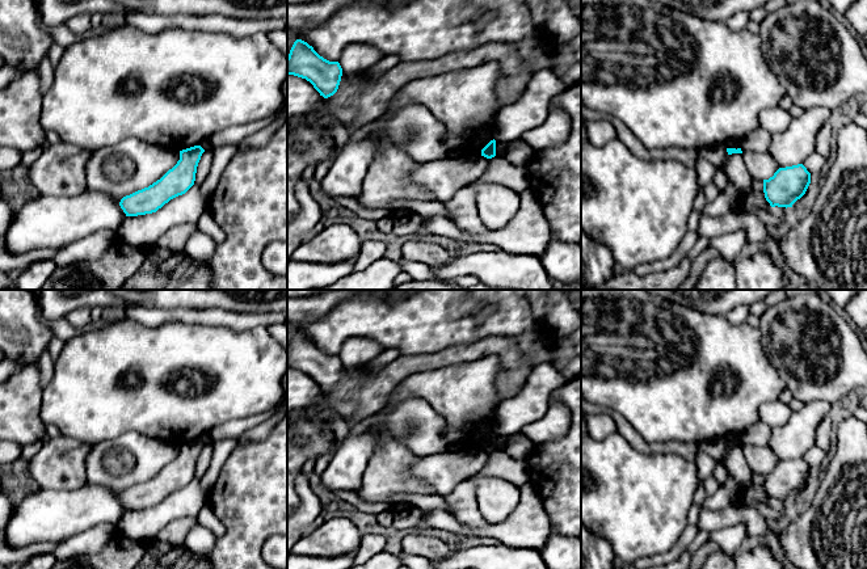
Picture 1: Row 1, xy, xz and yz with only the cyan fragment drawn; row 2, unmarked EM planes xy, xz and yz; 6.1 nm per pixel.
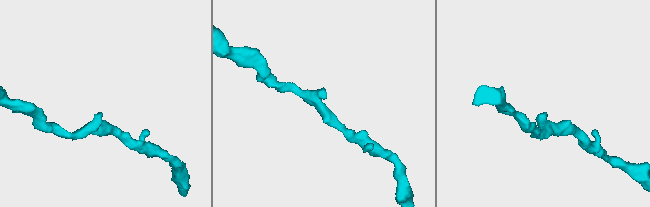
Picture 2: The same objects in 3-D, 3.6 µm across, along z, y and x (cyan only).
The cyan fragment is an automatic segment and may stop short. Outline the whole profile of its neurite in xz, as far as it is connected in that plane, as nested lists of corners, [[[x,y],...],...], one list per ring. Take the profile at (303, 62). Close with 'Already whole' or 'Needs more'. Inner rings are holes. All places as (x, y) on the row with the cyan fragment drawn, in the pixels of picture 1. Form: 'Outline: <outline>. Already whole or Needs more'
Outline: [[[296,39],[287,56],[287,75],[306,79],[328,98],[338,89],[342,68],[338,62],[324,59],[307,42]]]. Already whole

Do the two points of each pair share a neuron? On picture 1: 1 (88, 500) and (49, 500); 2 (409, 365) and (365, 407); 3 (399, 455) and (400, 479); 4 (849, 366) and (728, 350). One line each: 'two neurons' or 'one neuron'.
1: one neuron
2: one neuron
3: one neuron
4: two neurons

